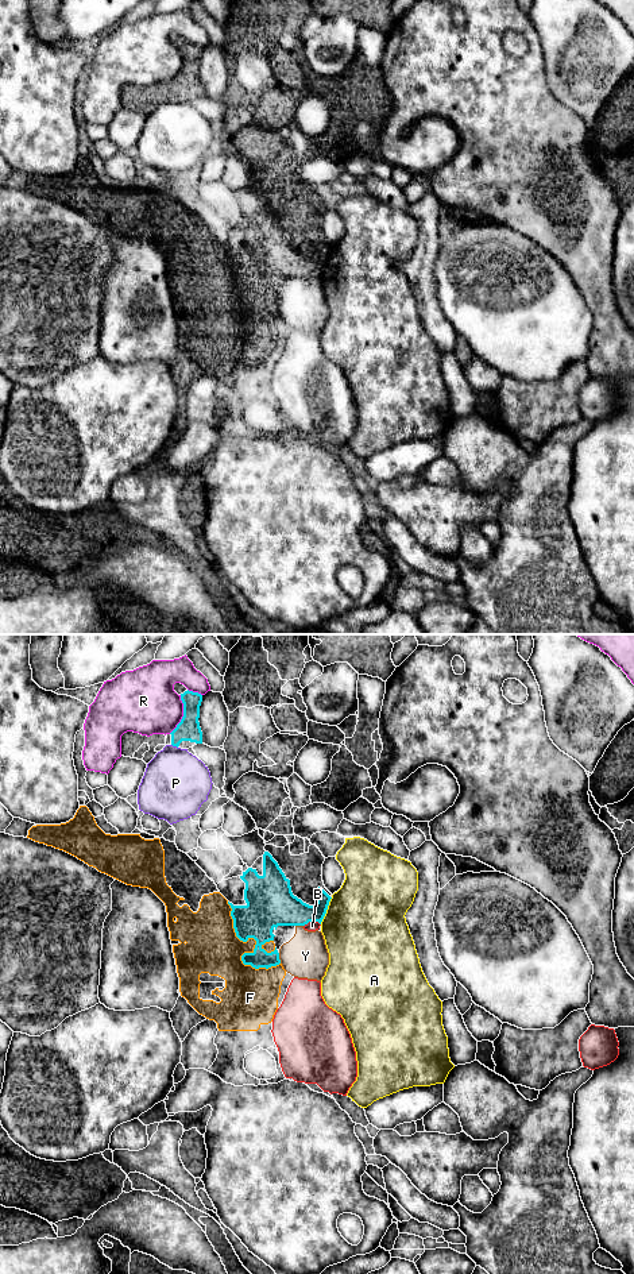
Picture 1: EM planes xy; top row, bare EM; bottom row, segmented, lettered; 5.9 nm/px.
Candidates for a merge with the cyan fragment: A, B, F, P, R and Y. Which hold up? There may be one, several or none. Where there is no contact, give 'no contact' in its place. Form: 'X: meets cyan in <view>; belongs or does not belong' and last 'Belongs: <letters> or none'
A: meets cyan in xy; does not belong
B: meets cyan in xy; does not belong
F: meets cyan in xy; does not belong
P: meets cyan in xy; does not belong
R: meets cyan in xy; does not belong
Y: meets cyan in xy; does not belong
Belongs: none

